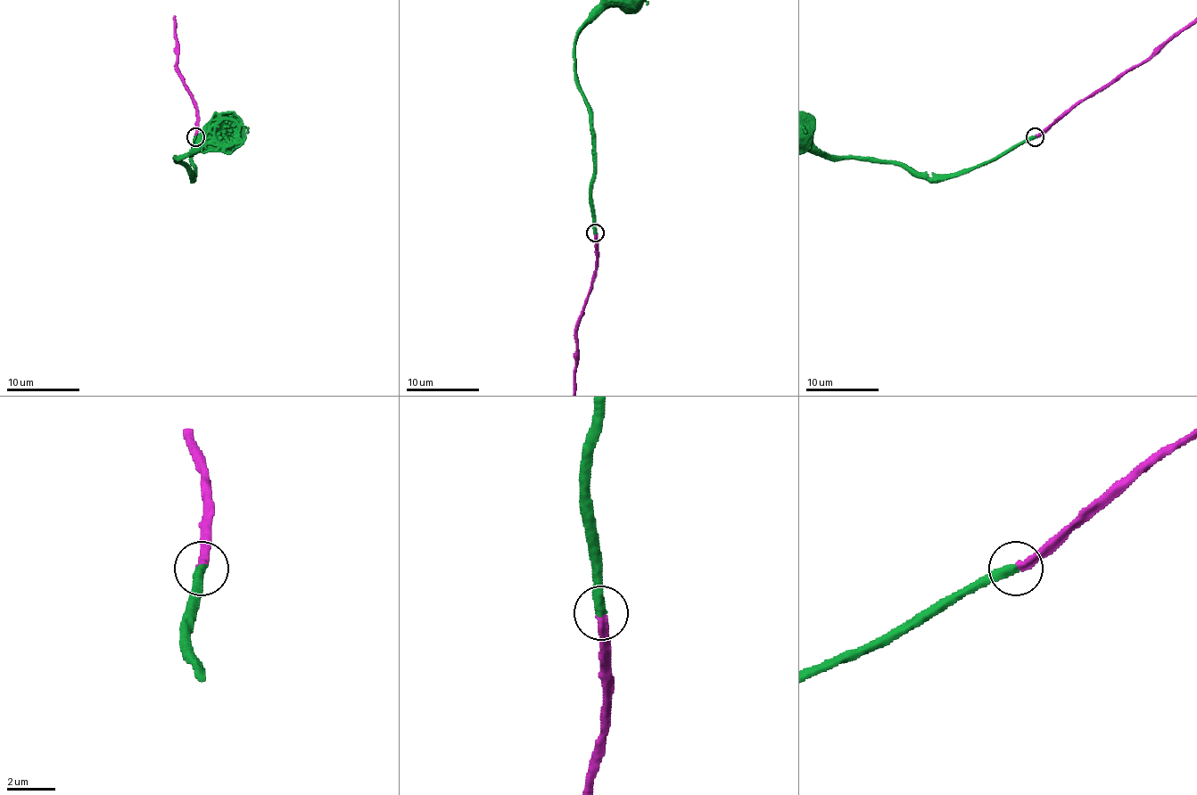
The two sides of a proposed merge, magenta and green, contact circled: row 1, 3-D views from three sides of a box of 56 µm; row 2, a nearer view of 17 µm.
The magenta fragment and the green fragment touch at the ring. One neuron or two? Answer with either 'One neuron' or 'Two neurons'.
One neuron

